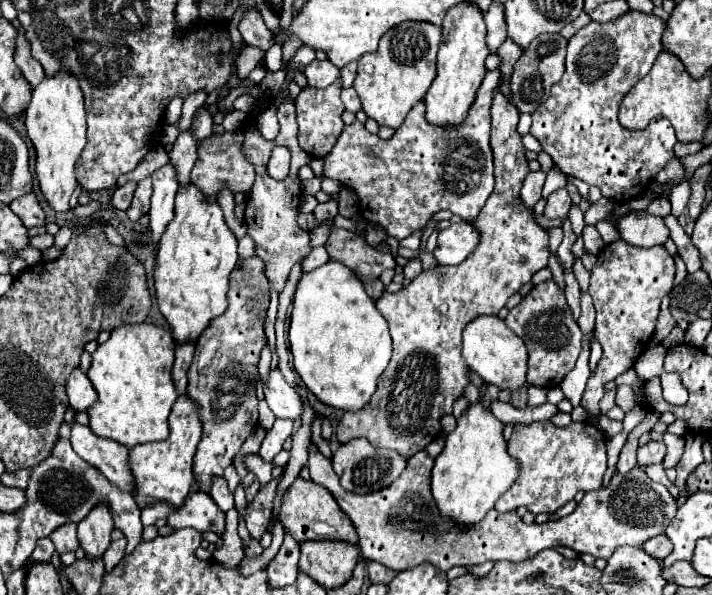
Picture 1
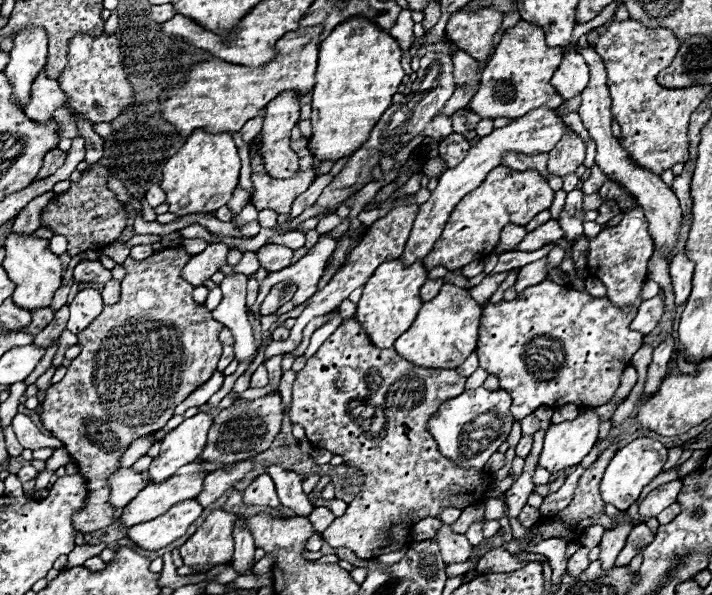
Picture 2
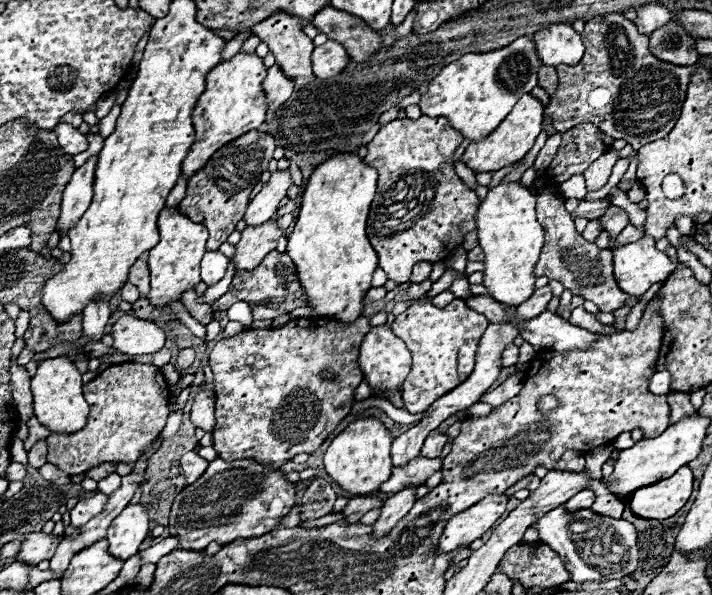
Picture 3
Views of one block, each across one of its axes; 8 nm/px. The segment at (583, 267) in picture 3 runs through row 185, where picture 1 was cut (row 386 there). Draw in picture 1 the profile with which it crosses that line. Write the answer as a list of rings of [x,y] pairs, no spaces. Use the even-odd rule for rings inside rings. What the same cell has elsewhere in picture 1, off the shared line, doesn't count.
[[[550,278],[530,290],[522,302],[510,310],[504,320],[526,344],[528,348],[528,384],[540,388],[560,386],[564,376],[574,368],[580,354],[582,332],[566,304],[564,290]]]

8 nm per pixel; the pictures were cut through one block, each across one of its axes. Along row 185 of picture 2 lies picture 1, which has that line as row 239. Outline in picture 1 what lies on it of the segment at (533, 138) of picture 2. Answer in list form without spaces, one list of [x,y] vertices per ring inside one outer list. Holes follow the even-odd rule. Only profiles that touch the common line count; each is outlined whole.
[[[470,222],[452,224],[450,228],[438,234],[434,258],[438,260],[438,264],[460,264],[476,250],[478,244],[480,230],[476,230]]]

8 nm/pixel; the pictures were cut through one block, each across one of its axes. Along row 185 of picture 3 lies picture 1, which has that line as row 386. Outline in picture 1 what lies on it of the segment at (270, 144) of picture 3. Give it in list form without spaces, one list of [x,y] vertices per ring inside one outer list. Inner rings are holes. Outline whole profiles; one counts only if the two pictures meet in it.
[[[260,256],[242,258],[236,268],[230,274],[230,290],[228,290],[228,310],[214,318],[210,326],[202,332],[202,336],[196,342],[196,354],[188,370],[188,396],[200,404],[200,420],[204,424],[204,434],[198,444],[196,456],[194,456],[194,472],[196,472],[196,484],[198,490],[210,492],[210,480],[212,476],[220,476],[224,468],[228,468],[242,448],[244,440],[256,430],[258,426],[258,398],[256,398],[256,382],[260,380],[258,374],[258,360],[262,348],[268,344],[264,334],[264,320],[266,310],[270,304],[270,284],[264,276],[264,260]]]

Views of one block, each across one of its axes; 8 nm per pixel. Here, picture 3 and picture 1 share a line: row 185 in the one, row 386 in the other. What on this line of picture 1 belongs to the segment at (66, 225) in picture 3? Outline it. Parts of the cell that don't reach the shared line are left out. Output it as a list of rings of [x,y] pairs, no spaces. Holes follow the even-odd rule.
[[[76,368],[68,378],[66,392],[68,392],[70,406],[74,410],[88,410],[92,404],[96,404],[96,390],[92,388],[92,382],[80,368]]]

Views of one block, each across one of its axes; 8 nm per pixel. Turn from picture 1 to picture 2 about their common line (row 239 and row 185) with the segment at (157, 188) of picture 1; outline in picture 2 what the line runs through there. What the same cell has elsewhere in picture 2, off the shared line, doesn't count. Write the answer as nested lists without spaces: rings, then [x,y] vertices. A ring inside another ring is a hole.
[[[154,184],[148,192],[146,192],[146,202],[152,206],[152,208],[156,208],[158,204],[162,204],[166,200],[166,192],[160,188],[160,184]]]

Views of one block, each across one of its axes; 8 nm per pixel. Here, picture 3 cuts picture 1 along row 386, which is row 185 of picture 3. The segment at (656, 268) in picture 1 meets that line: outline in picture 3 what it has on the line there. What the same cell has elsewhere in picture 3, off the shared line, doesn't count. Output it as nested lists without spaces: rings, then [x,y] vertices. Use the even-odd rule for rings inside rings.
[[[608,150],[596,162],[592,162],[592,166],[588,166],[588,170],[584,172],[584,180],[588,192],[599,190],[608,182],[612,166],[616,164],[616,160],[618,160],[618,152]]]

